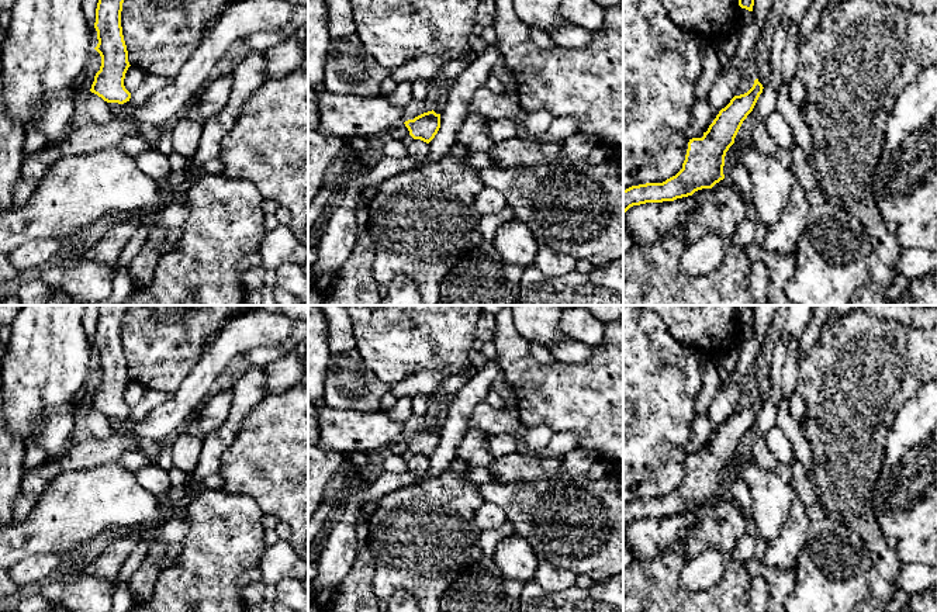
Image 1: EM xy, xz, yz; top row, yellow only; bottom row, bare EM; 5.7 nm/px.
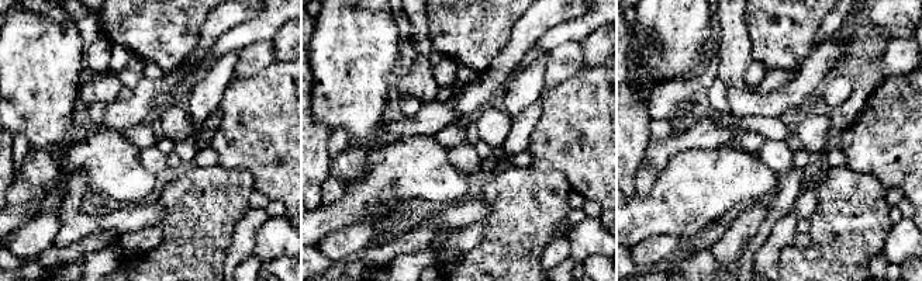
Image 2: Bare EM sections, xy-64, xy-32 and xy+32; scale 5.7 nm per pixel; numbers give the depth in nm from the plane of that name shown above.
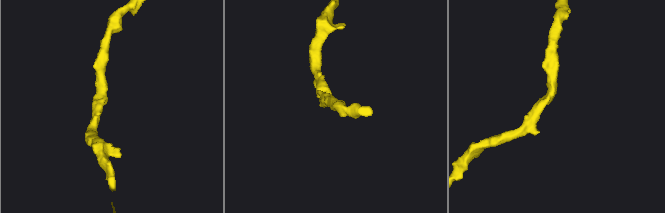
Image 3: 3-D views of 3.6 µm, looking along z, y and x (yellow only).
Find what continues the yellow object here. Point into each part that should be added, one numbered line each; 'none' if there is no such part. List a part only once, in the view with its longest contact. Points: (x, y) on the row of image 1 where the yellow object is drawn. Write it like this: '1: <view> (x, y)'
none

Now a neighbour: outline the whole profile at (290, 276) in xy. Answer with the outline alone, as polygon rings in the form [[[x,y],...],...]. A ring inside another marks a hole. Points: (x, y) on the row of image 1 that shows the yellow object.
[[[286,263],[276,269],[277,286],[298,298],[300,305],[308,305],[308,276],[302,266]]]

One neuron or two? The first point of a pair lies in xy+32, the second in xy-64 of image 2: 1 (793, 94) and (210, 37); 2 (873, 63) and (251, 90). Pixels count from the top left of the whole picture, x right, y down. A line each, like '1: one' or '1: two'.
1: one
2: two

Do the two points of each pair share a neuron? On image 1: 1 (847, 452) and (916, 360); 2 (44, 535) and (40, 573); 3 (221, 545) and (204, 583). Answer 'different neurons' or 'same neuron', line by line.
1: same neuron
2: different neurons
3: same neuron

